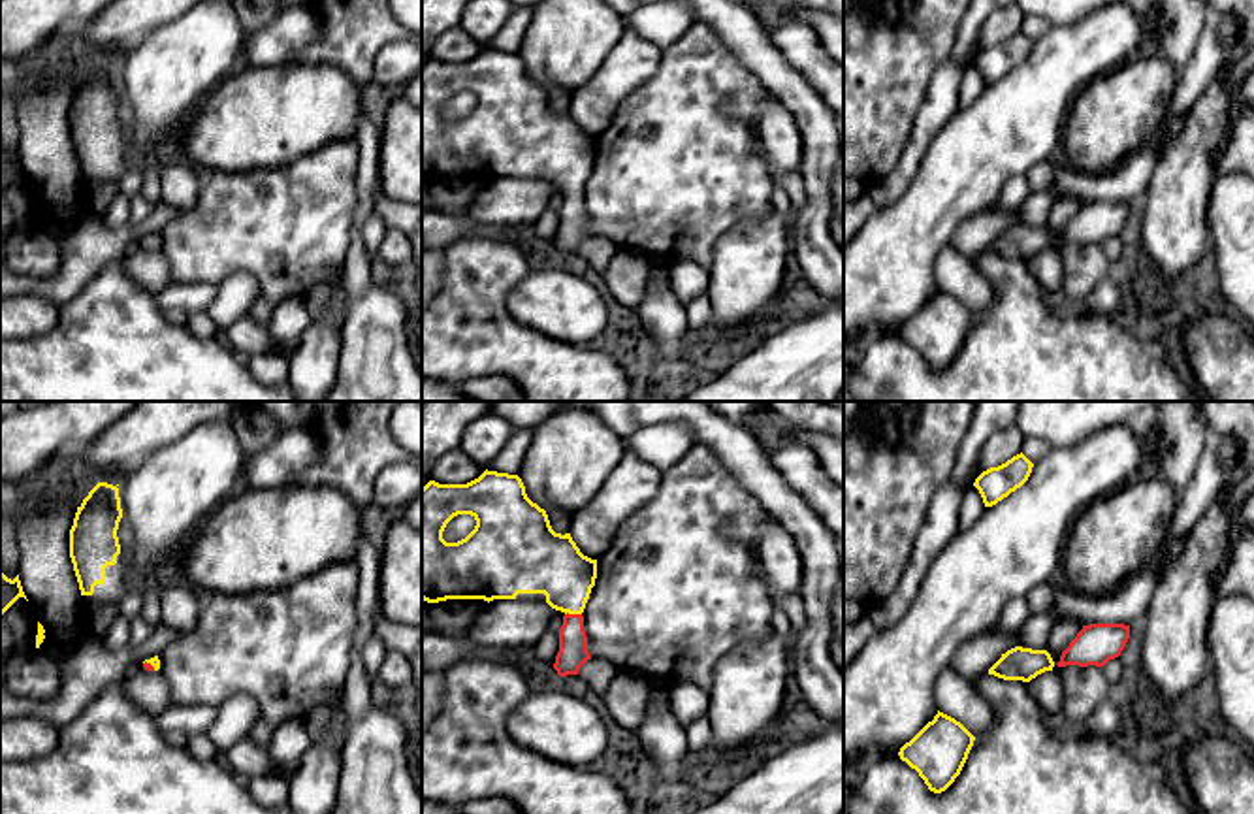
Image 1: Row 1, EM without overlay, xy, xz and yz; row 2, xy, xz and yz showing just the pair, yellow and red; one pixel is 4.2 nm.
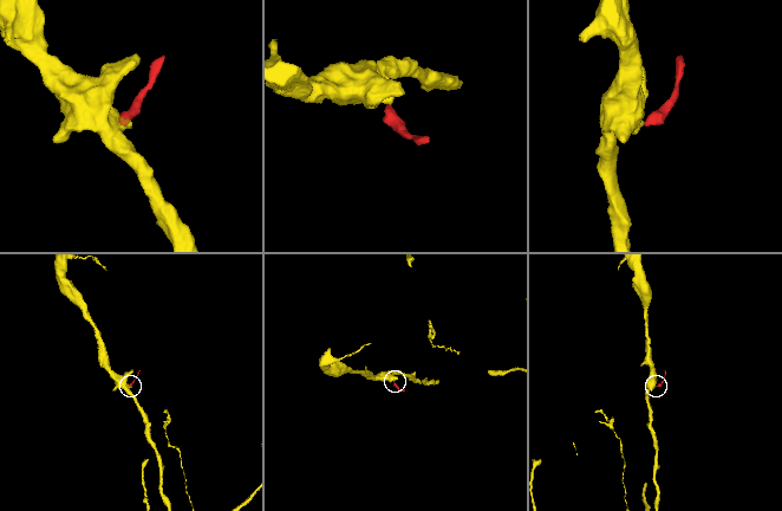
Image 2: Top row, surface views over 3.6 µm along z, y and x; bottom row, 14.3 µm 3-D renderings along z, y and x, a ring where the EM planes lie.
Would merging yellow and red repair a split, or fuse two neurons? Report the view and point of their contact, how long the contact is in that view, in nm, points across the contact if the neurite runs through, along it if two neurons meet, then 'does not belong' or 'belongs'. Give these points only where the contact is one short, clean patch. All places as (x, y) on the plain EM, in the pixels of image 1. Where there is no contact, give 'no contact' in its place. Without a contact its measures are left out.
meets yellow in xz at (573, 191); contact 70 nm long; runs through xz (545, 140), (567, 162), (573, 191), (573, 230); belongs

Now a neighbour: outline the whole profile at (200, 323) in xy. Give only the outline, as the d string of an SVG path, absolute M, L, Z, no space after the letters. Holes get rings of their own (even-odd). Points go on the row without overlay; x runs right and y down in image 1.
M205 311L188 313L186 324L185 324L194 335L201 339L213 339L220 337L222 332L215 326L211 317Z

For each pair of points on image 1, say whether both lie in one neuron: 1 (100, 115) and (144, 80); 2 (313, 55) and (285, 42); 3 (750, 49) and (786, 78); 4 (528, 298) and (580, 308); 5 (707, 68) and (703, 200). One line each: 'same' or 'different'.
1: different
2: different
3: same
4: same
5: same

